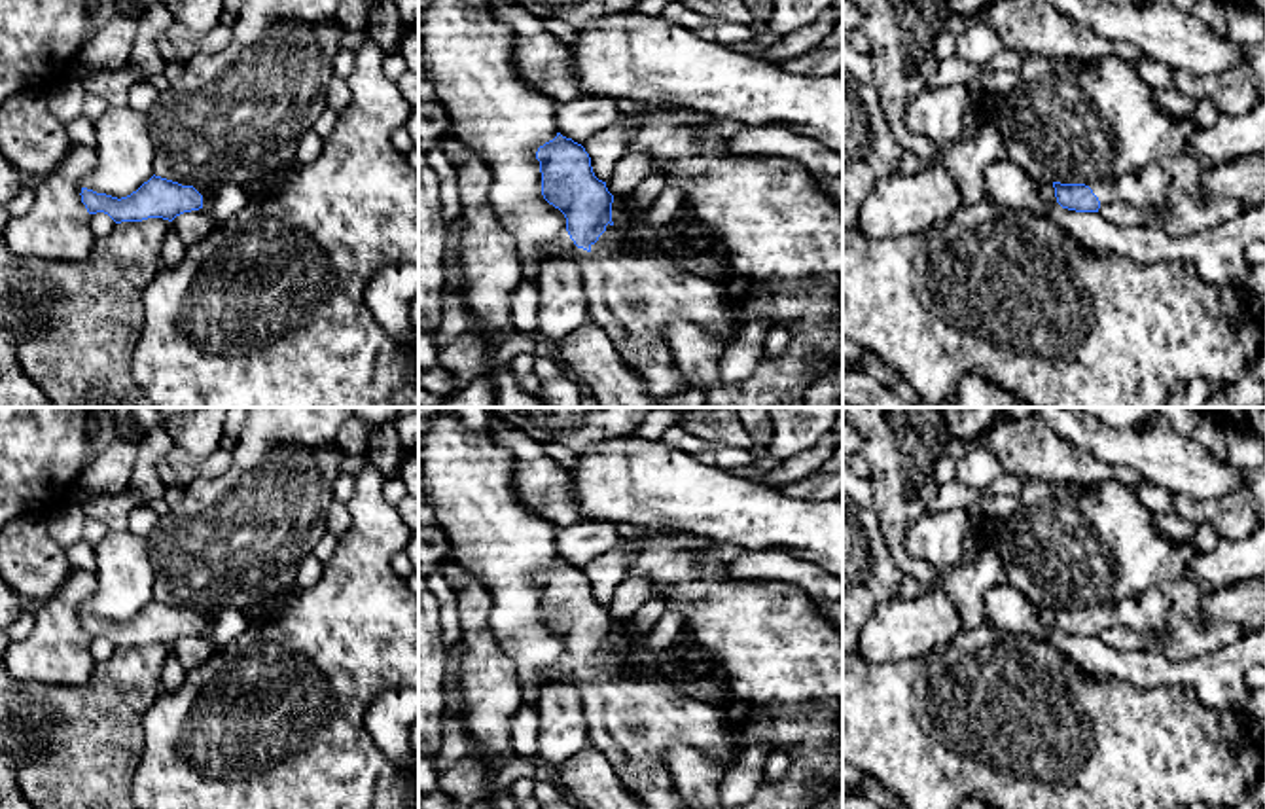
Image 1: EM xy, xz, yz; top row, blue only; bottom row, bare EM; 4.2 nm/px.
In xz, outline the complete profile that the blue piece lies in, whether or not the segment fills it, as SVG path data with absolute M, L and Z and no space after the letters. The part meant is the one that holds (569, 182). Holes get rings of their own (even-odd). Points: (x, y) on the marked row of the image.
M557 136L538 148L542 195L566 218L566 231L578 248L612 252L634 248L612 222L614 195L598 180L585 148L572 138Z

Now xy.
M151 176L127 197L112 197L81 188L81 203L89 214L104 212L116 224L163 218L172 222L176 216L199 208L208 208L208 189L178 184L161 176Z

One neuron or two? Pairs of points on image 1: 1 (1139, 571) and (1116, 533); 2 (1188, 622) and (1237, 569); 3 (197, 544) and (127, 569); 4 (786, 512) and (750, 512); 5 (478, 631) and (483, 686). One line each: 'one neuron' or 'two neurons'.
1: one neuron
2: two neurons
3: two neurons
4: one neuron
5: one neuron

